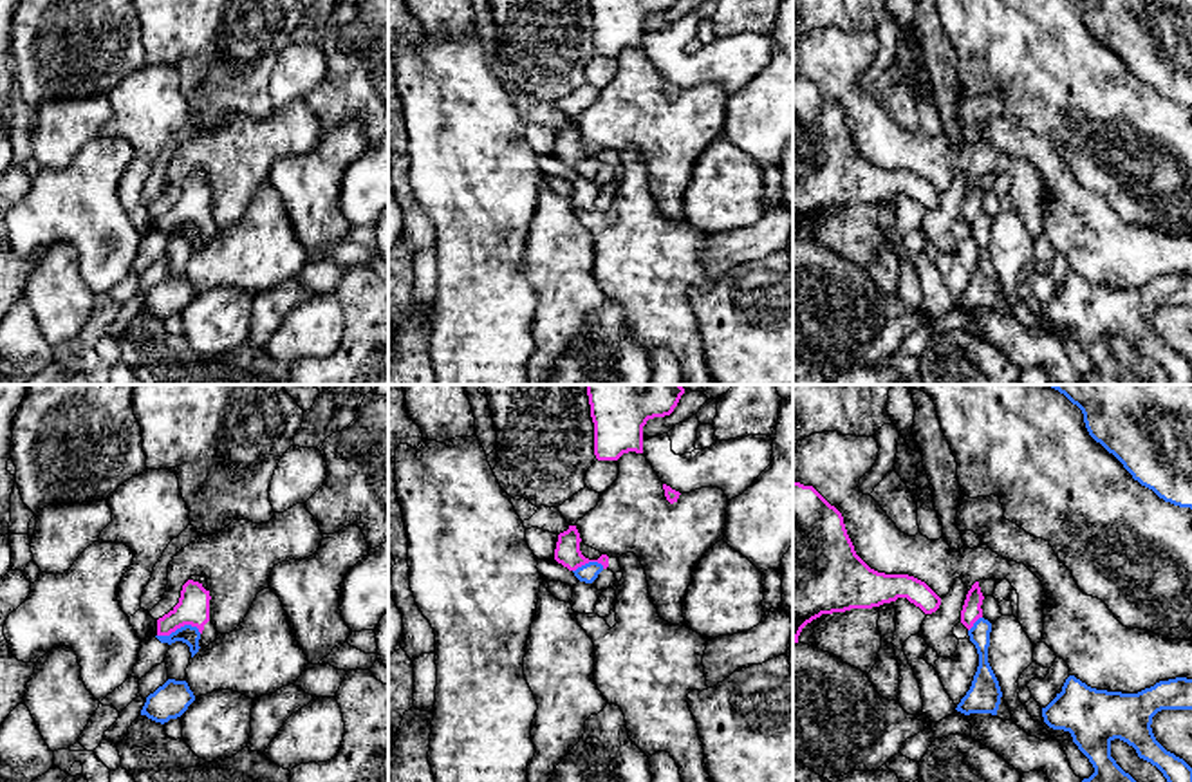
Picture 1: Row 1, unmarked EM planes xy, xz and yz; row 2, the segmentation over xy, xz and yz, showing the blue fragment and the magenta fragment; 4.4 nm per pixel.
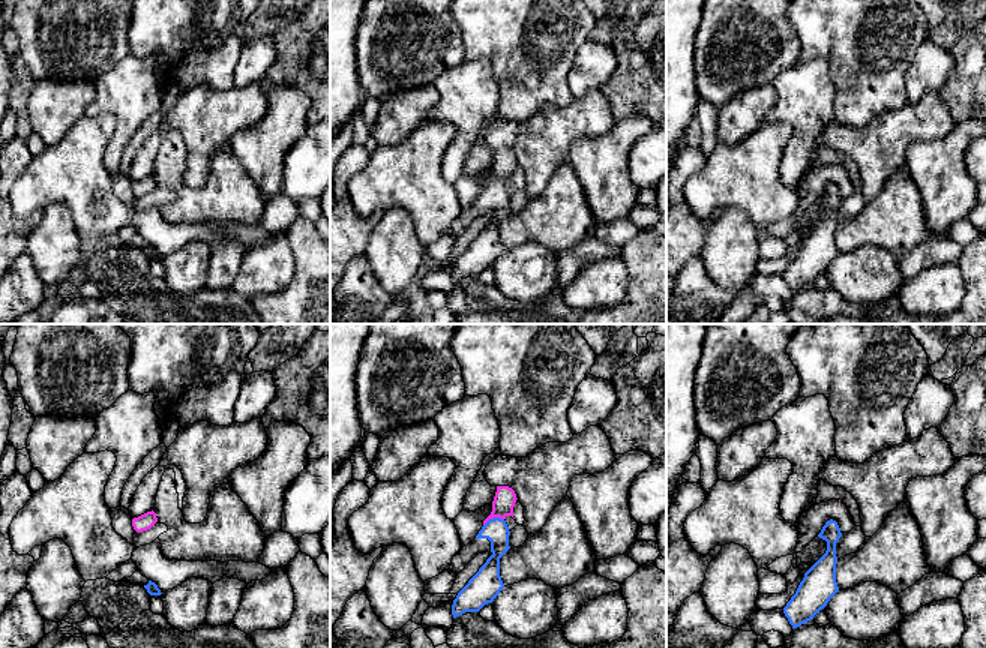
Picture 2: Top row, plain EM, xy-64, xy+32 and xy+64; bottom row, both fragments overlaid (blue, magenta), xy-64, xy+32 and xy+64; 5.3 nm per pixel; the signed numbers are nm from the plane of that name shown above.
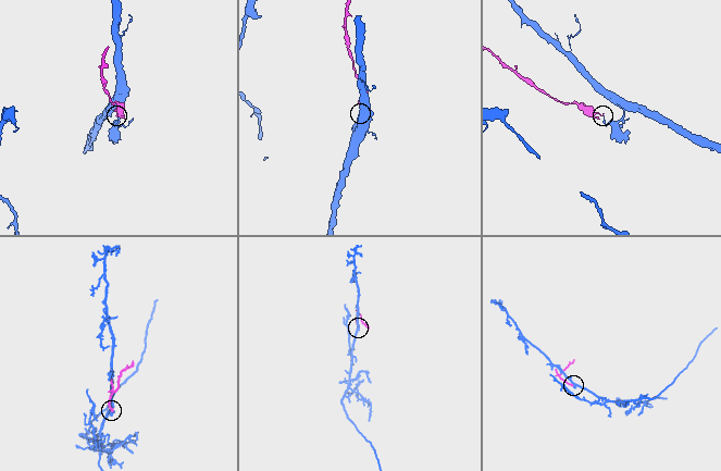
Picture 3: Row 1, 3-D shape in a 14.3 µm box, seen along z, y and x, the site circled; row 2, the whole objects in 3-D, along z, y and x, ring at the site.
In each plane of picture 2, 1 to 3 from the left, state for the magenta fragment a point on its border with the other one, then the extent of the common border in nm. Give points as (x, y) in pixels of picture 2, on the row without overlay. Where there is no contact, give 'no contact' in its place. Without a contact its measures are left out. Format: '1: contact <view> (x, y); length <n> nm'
1: no contact
2: contact xy+32 (494, 182); length 120 nm
3: no contact

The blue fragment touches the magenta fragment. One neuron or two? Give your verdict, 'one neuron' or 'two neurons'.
two neurons

